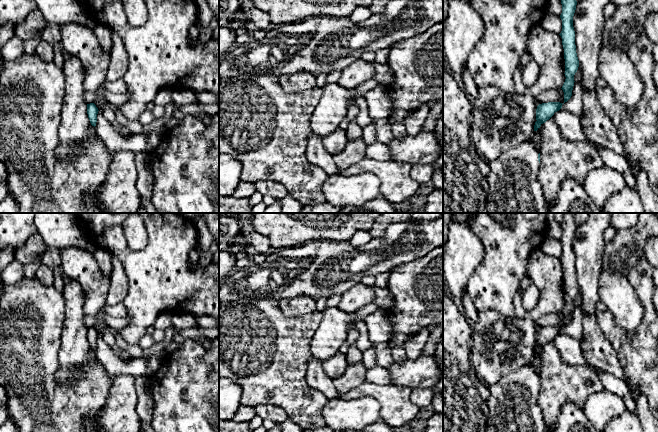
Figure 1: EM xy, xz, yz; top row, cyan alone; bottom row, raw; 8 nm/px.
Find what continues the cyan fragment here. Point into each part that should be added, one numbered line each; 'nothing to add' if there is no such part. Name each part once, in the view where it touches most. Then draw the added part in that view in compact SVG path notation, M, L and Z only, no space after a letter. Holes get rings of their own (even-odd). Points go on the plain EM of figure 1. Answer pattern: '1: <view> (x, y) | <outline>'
1: yz (512, 406) | M527 364L517 371L502 377L496 384L489 385L489 398L487 400L488 415L485 432L547 432L542 411L538 406L538 374L532 365Z

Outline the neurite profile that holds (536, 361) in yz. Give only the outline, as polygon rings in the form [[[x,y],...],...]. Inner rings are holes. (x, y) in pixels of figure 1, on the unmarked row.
[[[541,348],[541,350],[538,352],[537,355],[534,355],[529,364],[532,365],[535,369],[535,372],[538,374],[538,376],[540,376],[541,370],[542,370],[542,352],[543,352],[543,348]]]

